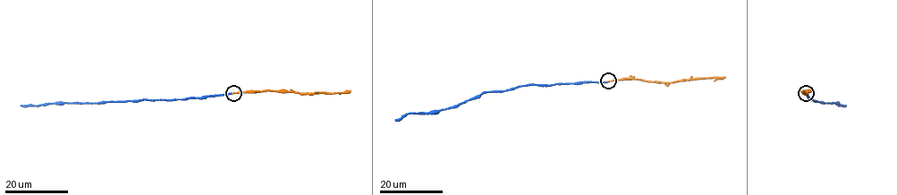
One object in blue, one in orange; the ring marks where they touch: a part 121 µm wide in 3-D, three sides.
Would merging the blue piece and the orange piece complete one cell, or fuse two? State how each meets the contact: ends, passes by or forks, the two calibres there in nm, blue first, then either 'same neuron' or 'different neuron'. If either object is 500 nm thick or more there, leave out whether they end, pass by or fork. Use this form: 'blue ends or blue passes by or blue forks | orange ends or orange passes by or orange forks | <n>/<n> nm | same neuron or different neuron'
blue ends | orange ends | 360/280 nm | same neuron

